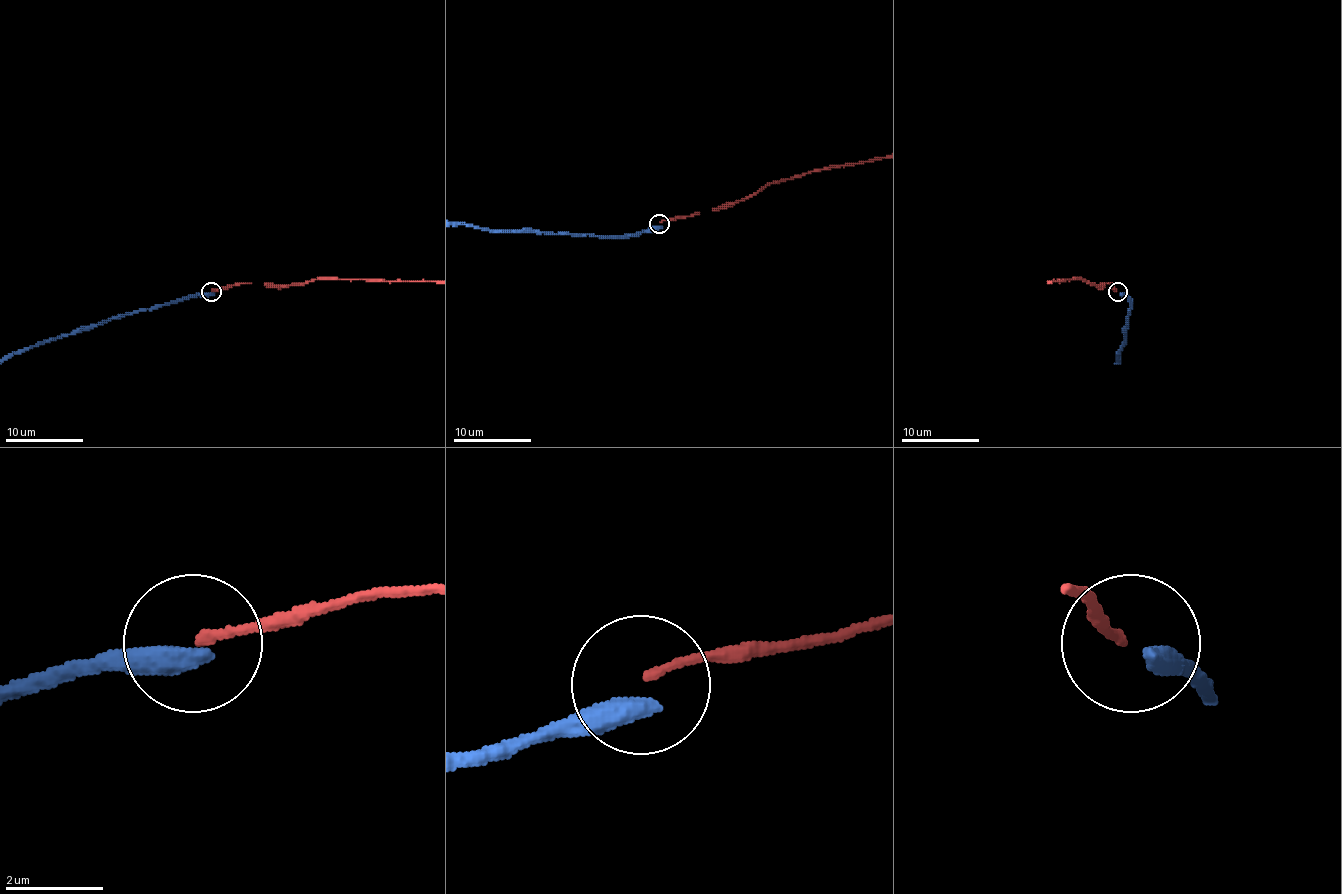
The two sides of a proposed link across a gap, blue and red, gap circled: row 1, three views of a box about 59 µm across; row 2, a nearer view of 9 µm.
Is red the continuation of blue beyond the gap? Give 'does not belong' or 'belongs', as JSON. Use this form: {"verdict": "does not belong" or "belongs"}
{"verdict": "does not belong"}

